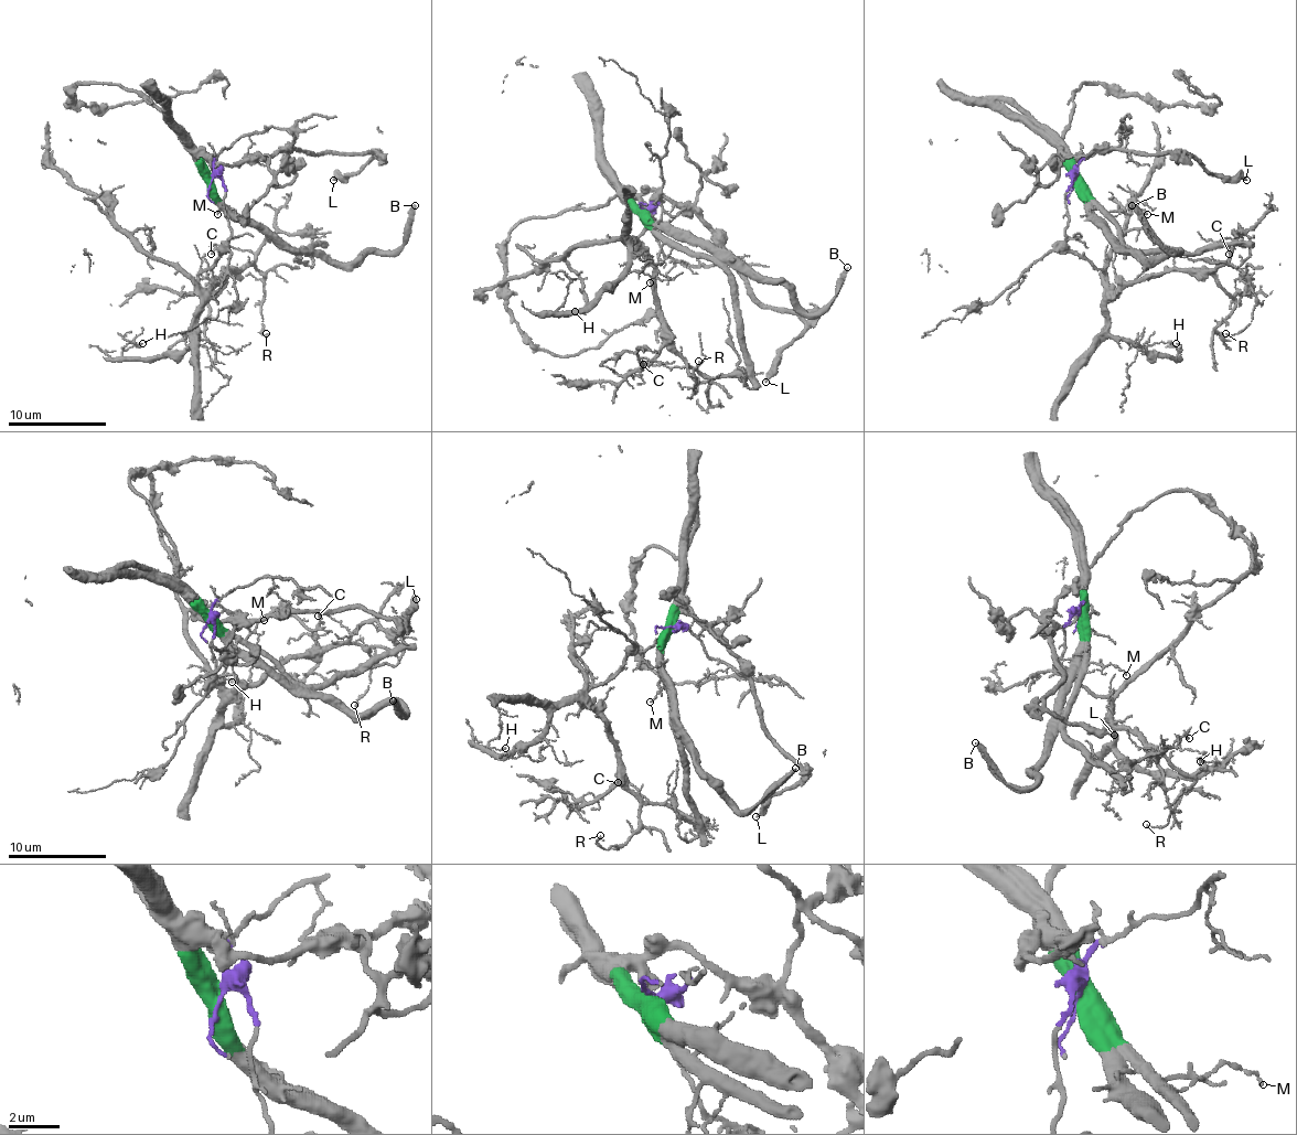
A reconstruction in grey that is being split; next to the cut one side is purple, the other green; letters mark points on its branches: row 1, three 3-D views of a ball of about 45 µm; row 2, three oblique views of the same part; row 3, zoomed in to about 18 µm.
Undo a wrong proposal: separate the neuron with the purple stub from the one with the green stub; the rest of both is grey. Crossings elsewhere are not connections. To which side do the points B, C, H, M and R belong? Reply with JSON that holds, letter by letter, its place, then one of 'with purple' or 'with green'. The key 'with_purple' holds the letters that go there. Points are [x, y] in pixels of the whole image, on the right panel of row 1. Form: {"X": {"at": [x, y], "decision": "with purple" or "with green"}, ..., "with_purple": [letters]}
{"B": {"at": [1132, 205], "decision": "with green"}, "C": {"at": [1229, 254], "decision": "with purple"}, "H": {"at": [1176, 343], "decision": "with purple"}, "M": {"at": [1147, 214], "decision": "with green"}, "R": {"at": [1225, 333], "decision": "with purple"}, "with_purple": ["C", "H", "R"]}

